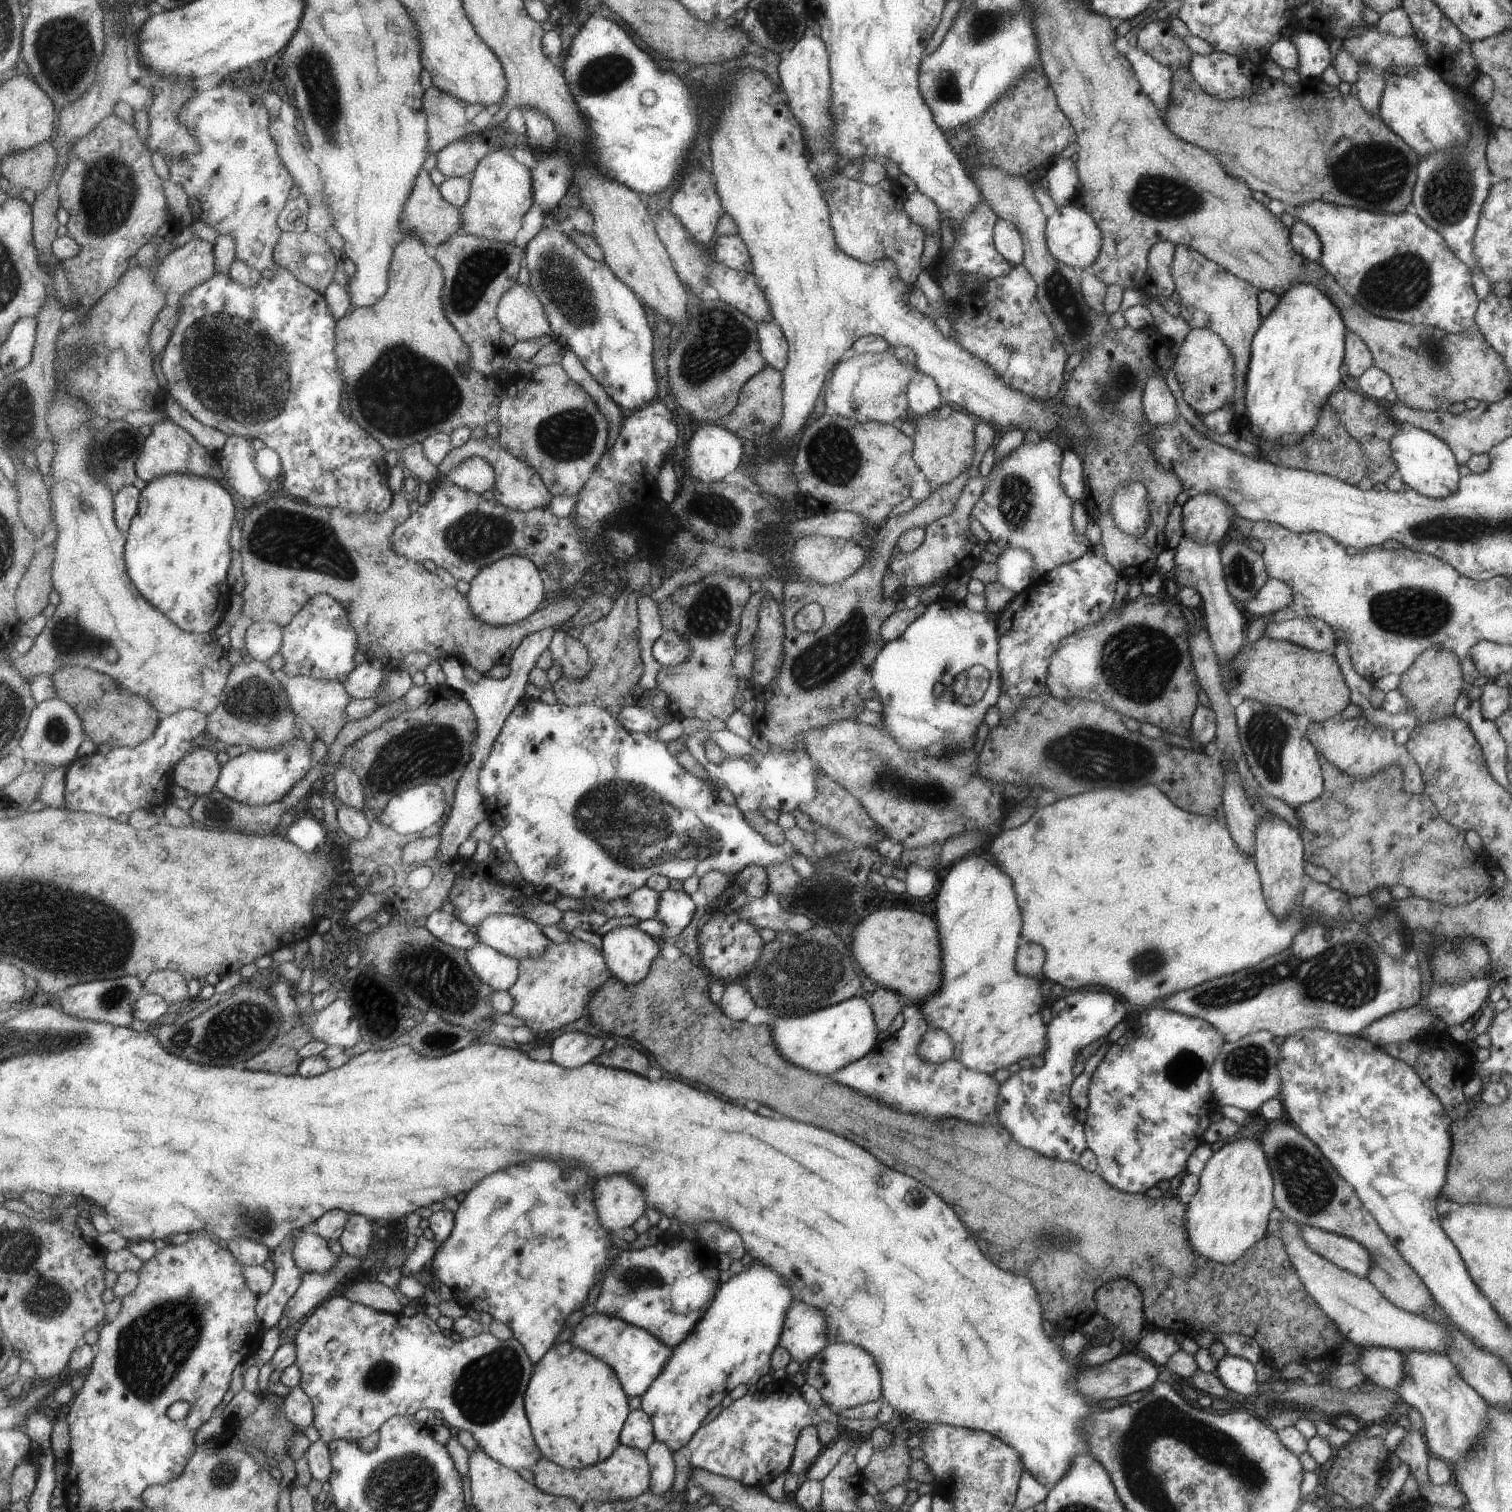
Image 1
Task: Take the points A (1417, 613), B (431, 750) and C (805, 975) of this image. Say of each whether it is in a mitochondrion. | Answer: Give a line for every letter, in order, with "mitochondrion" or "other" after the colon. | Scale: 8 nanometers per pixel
A: mitochondrion
B: mitochondrion
C: mitochondrion

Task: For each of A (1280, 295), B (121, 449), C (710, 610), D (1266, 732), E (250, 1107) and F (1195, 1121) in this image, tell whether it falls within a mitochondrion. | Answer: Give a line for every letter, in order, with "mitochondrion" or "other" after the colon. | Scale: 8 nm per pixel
A: other
B: mitochondrion
C: mitochondrion
D: mitochondrion
E: other
F: other

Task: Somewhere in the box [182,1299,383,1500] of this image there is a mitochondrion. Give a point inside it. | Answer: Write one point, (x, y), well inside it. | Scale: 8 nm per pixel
(224, 1476)

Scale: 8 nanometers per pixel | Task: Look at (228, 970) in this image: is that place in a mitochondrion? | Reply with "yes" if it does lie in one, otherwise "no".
no

